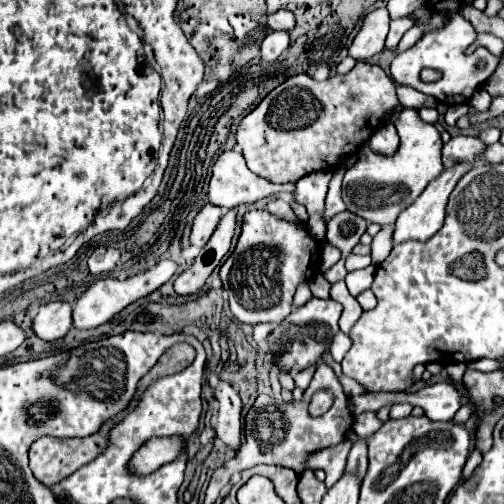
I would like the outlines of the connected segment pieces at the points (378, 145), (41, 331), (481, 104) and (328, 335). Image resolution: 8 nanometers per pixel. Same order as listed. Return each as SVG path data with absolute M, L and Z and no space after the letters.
M393 124L379 126L373 132L373 136L369 140L369 146L371 146L371 150L375 150L379 154L393 154L397 150L397 146L399 146L399 136L397 136L395 126Z
M47 302L39 308L33 318L33 330L41 340L53 342L63 338L71 330L71 310L69 302Z
M479 88L479 90L473 94L473 98L469 100L469 104L471 104L473 108L479 108L479 112L487 112L487 108L491 106L491 96L489 96L483 88Z
M311 298L305 306L293 310L287 320L283 320L273 332L267 336L273 348L273 364L281 370L305 370L309 366L317 366L323 354L329 350L333 336L339 332L337 320L341 316L341 304L335 300L319 300Z

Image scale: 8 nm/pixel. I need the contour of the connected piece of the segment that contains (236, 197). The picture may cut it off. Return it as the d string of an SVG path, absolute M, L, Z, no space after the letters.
M225 150L223 154L219 154L219 158L215 160L213 164L213 176L209 180L209 192L207 192L207 198L211 204L219 206L219 208L235 208L235 206L241 206L241 204L247 204L247 202L257 202L261 198L267 198L275 192L293 192L293 184L271 184L259 176L255 176L241 152L235 152L235 150Z

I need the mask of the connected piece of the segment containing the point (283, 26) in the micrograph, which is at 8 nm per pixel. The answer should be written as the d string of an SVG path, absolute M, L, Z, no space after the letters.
M277 10L267 16L267 26L271 30L291 30L295 26L295 16L289 10Z

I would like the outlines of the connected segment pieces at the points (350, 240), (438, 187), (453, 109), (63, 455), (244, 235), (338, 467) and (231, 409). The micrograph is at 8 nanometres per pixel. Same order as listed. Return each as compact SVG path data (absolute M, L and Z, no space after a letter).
M341 212L333 216L327 224L327 242L339 248L343 256L347 256L351 248L359 242L365 228L367 228L367 222L363 218L351 212Z
M457 164L455 168L445 168L441 172L441 176L437 176L435 180L431 180L431 184L427 184L427 188L417 196L417 200L405 208L397 222L395 222L395 232L393 232L393 242L399 244L399 242L405 242L405 240L419 240L419 242L425 242L429 240L441 226L443 226L443 218L445 218L445 204L447 204L447 198L449 194L453 192L455 184L461 180L463 174L467 174L469 170L473 168L473 164Z
M467 104L449 106L449 110L445 112L445 122L447 122L447 126L455 126L457 118L459 118L459 116L463 116L463 114L467 114L467 112L469 112L469 106L467 106Z
M127 410L121 412L113 418L103 423L103 428L99 432L95 432L95 436L85 436L85 438L39 438L31 444L31 450L29 450L29 466L31 466L31 472L33 476L45 484L47 488L51 486L57 486L59 482L63 482L67 476L71 476L77 468L81 468L83 464L87 464L89 460L93 460L105 446L105 436L107 436L107 430L112 428L117 422L125 417Z
M251 210L243 216L241 236L233 254L219 268L223 288L229 294L233 316L243 324L279 324L289 312L297 286L313 278L319 268L319 244L305 226L289 224L267 210Z
M343 440L341 444L337 444L333 448L323 448L319 452L311 452L311 454L307 454L305 468L307 470L315 470L315 468L325 470L325 474L327 474L325 484L327 484L327 488L331 488L345 470L349 450L351 450L351 442Z
M219 382L215 388L215 398L219 402L215 432L229 448L237 450L241 445L242 432L239 390L233 384Z

